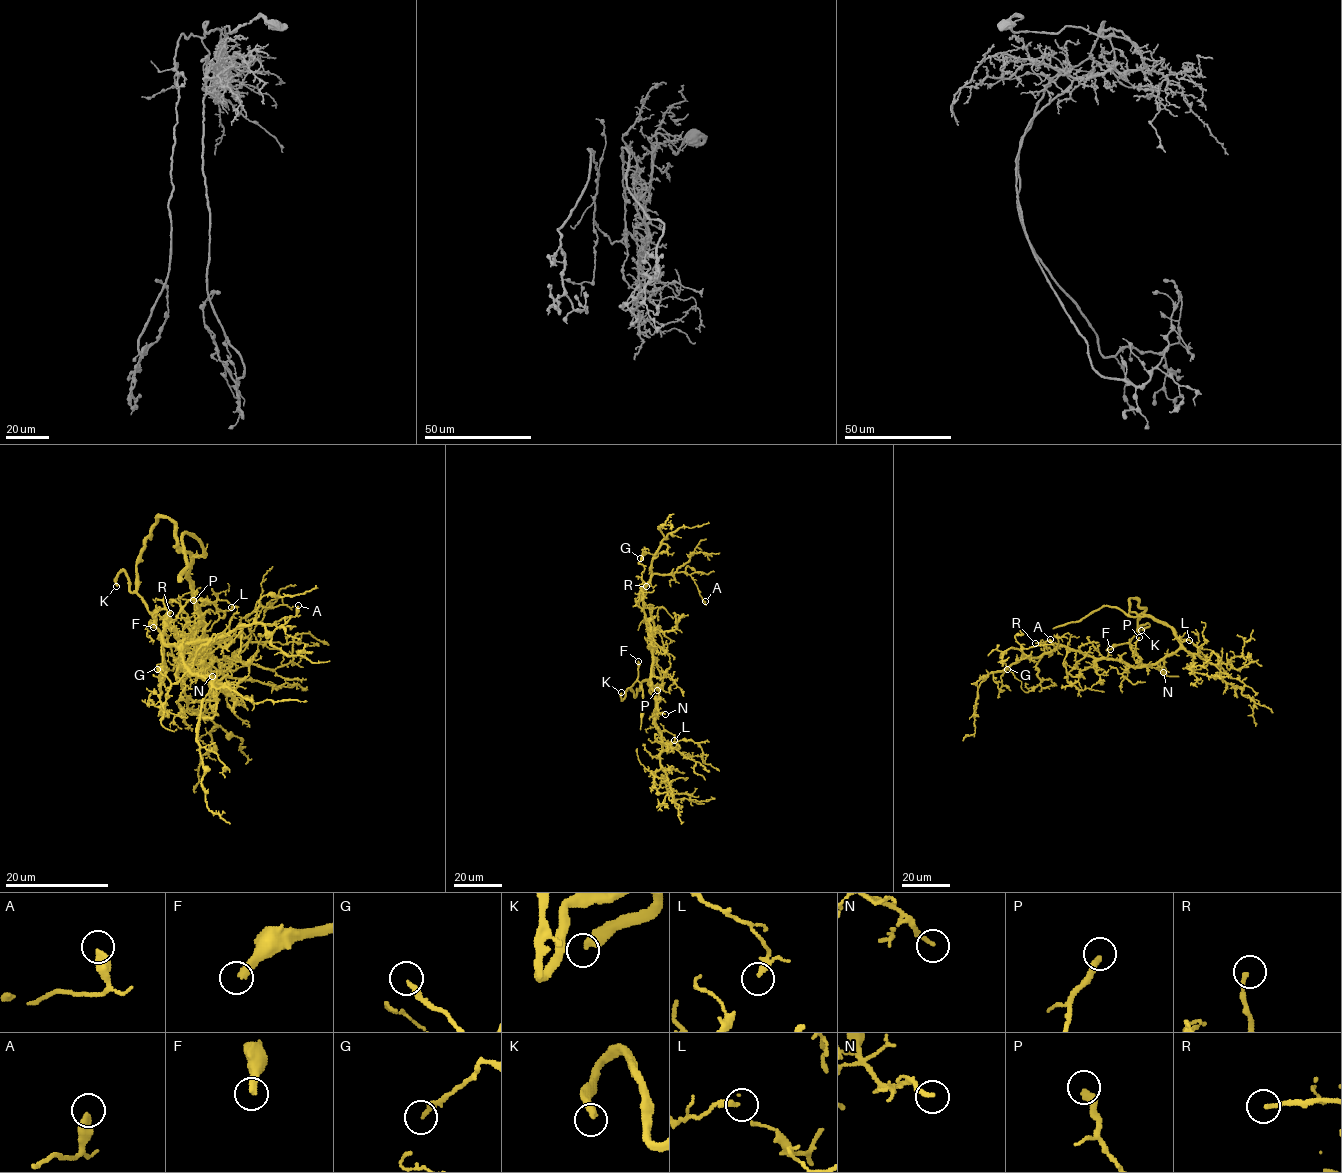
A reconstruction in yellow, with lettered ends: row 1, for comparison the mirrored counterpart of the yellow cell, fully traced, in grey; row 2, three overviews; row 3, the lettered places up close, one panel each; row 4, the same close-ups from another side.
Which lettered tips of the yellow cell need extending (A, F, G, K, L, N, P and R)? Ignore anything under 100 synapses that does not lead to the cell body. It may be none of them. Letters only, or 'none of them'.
F, K, N

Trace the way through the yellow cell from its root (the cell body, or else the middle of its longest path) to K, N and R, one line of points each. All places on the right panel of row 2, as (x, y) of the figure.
K: (1143, 666), (1180, 642), (1170, 627), (1131, 612), (1130, 598), (1145, 608), (1141, 630)
N: (1143, 666), (1157, 664), (1163, 672)
R: (1143, 666), (1093, 658), (1047, 640), (1035, 643)

